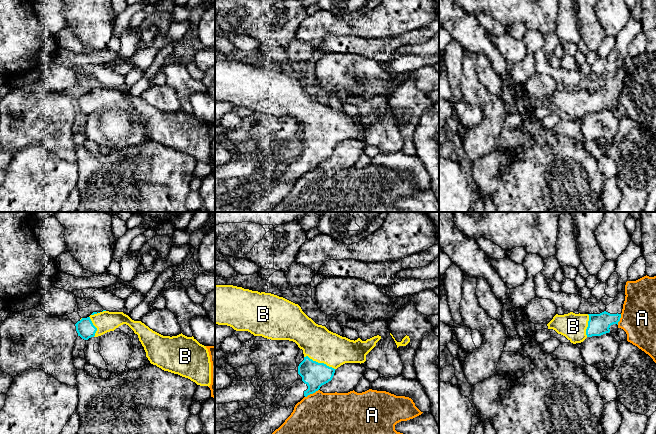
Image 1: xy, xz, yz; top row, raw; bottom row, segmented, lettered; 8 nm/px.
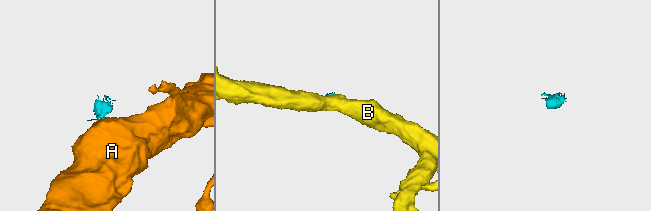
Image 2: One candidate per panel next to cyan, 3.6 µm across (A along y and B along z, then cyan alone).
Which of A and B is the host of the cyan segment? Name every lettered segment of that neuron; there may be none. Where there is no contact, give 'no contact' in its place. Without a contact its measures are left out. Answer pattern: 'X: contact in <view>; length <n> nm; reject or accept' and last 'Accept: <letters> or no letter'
A: contact in xz; length 130 nm; reject
B: contact in xz; length 280 nm; accept
Accept: B

